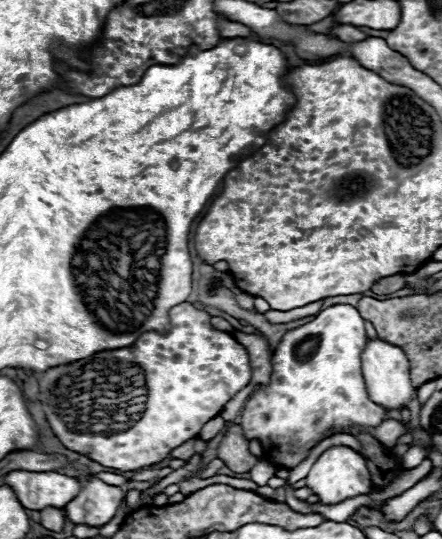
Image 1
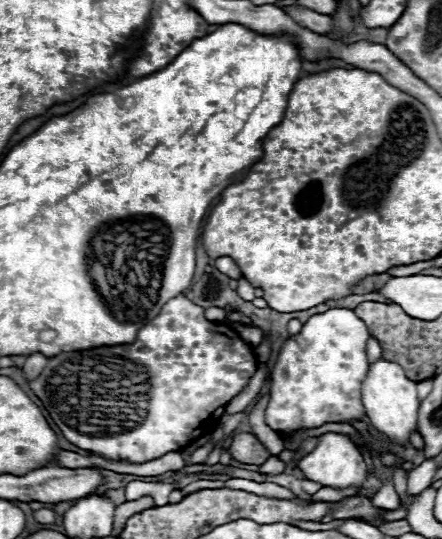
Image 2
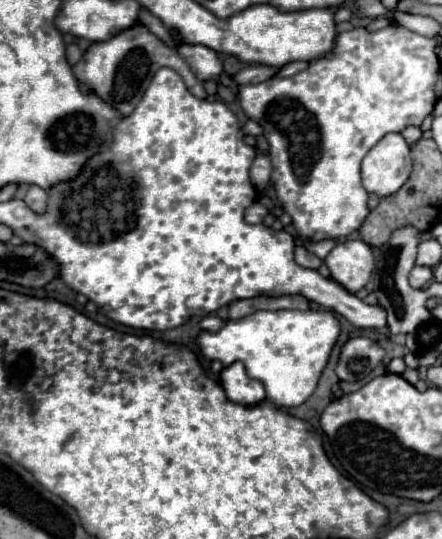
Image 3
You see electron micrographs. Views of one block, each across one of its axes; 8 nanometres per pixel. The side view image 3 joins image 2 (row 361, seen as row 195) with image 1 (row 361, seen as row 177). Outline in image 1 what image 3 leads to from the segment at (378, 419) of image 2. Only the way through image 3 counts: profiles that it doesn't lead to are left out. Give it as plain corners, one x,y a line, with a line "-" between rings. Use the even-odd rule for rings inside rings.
382,338
366,340
364,352
362,352
362,374
364,374
366,388
368,388
368,394
370,394
372,402
382,404
388,410
396,410
396,408
406,406
406,402
416,392
416,388
410,384
408,370
410,370
410,364
408,364
408,358
406,358
402,348
390,344

